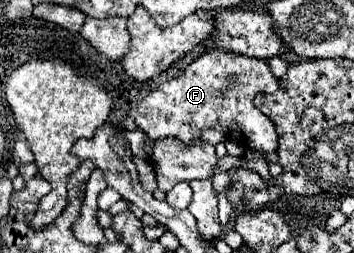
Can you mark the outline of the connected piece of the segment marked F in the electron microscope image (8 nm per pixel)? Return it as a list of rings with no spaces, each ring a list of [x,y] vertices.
[[[207,51],[187,65],[179,77],[149,91],[147,97],[125,115],[121,127],[129,131],[141,129],[151,139],[177,137],[187,143],[199,139],[201,131],[211,127],[221,131],[225,137],[239,141],[247,149],[275,153],[277,131],[271,119],[259,111],[253,102],[257,93],[269,91],[277,91],[277,77],[271,73],[267,61],[237,53]]]

